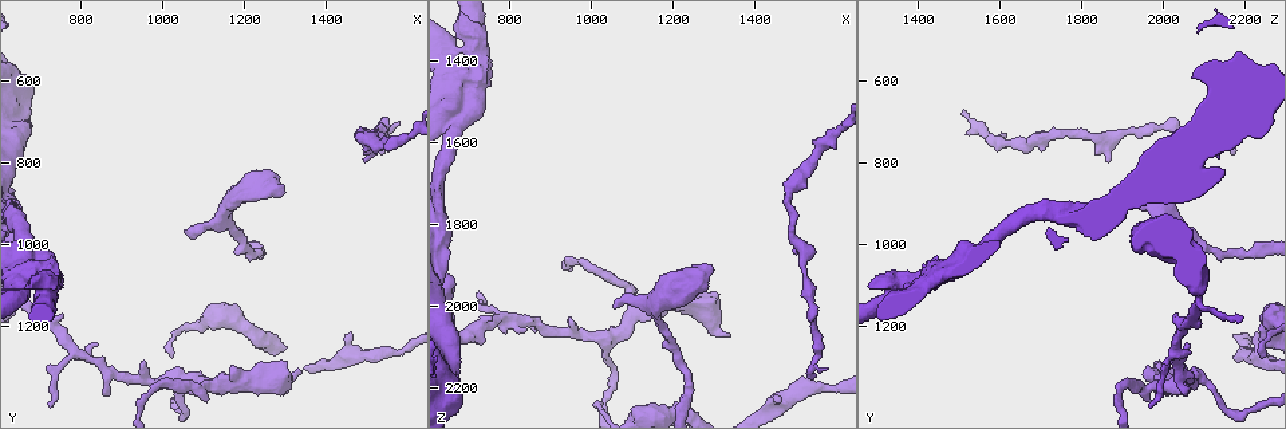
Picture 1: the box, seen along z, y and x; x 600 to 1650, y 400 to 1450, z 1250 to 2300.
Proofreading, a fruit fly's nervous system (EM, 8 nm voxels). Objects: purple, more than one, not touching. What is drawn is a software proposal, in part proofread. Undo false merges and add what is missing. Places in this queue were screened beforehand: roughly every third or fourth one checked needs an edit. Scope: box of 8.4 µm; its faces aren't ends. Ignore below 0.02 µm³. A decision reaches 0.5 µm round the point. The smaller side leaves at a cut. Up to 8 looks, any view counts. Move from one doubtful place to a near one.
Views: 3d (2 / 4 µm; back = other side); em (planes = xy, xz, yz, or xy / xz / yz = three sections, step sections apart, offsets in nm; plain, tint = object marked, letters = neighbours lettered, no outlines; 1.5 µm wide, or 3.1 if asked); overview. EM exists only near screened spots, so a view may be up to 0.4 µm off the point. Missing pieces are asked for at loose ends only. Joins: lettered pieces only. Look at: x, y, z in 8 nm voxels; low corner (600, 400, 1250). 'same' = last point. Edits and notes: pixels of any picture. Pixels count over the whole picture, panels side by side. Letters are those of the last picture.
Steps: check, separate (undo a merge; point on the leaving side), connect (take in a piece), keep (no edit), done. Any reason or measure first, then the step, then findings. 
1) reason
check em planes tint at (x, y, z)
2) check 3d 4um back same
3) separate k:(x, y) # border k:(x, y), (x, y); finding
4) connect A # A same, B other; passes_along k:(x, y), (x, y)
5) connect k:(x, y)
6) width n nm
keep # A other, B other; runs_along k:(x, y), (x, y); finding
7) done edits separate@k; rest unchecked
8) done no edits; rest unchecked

free end
check em yz step 4 tint at (1285, 875, 1900)

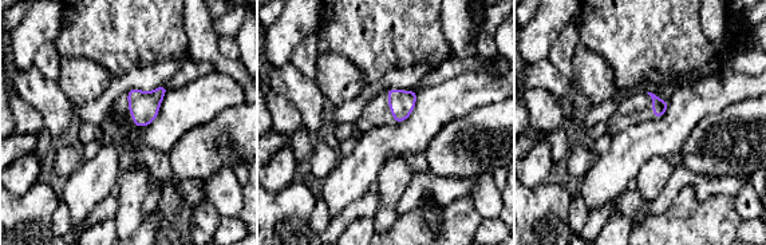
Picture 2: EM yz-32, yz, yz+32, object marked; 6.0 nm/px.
check em planes tint same

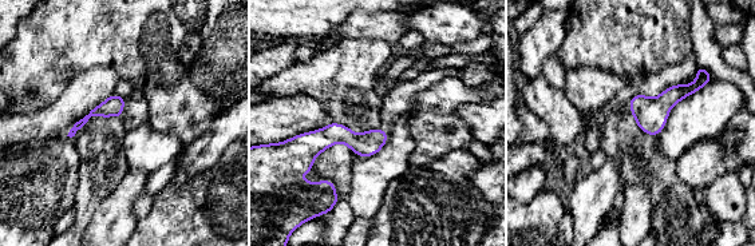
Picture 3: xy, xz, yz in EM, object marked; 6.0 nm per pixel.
check em planes letters same

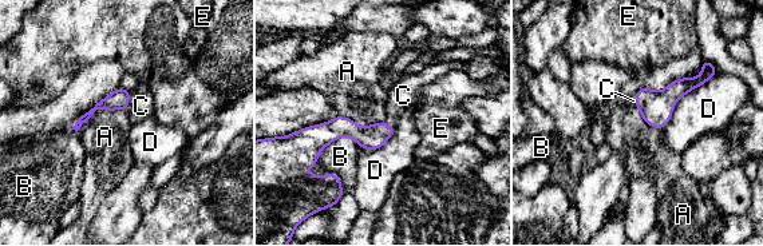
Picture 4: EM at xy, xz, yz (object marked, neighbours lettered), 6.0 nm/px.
connect C # A other, B other, C same, D other, E other; passes_along 4:(118, 99), (127, 102), (141, 106); the cell continues

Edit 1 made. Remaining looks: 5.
thin end
check em planes letters at (1450, 1220, 2230)

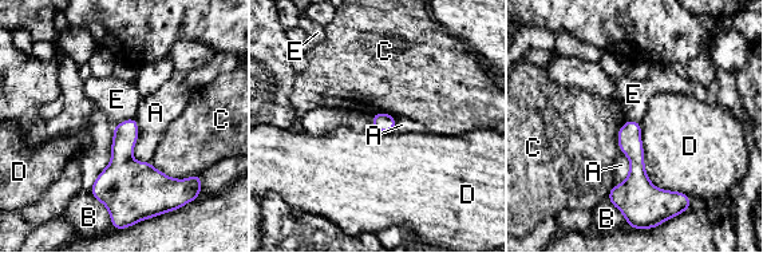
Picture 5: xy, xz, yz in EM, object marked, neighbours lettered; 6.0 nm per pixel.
width 110 nm; longest_contact D 550 nm
keep # A other, B other, C other, D other, E other; no lettered piece goes on from it

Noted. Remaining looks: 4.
done edits connect@4; rest unchecked

